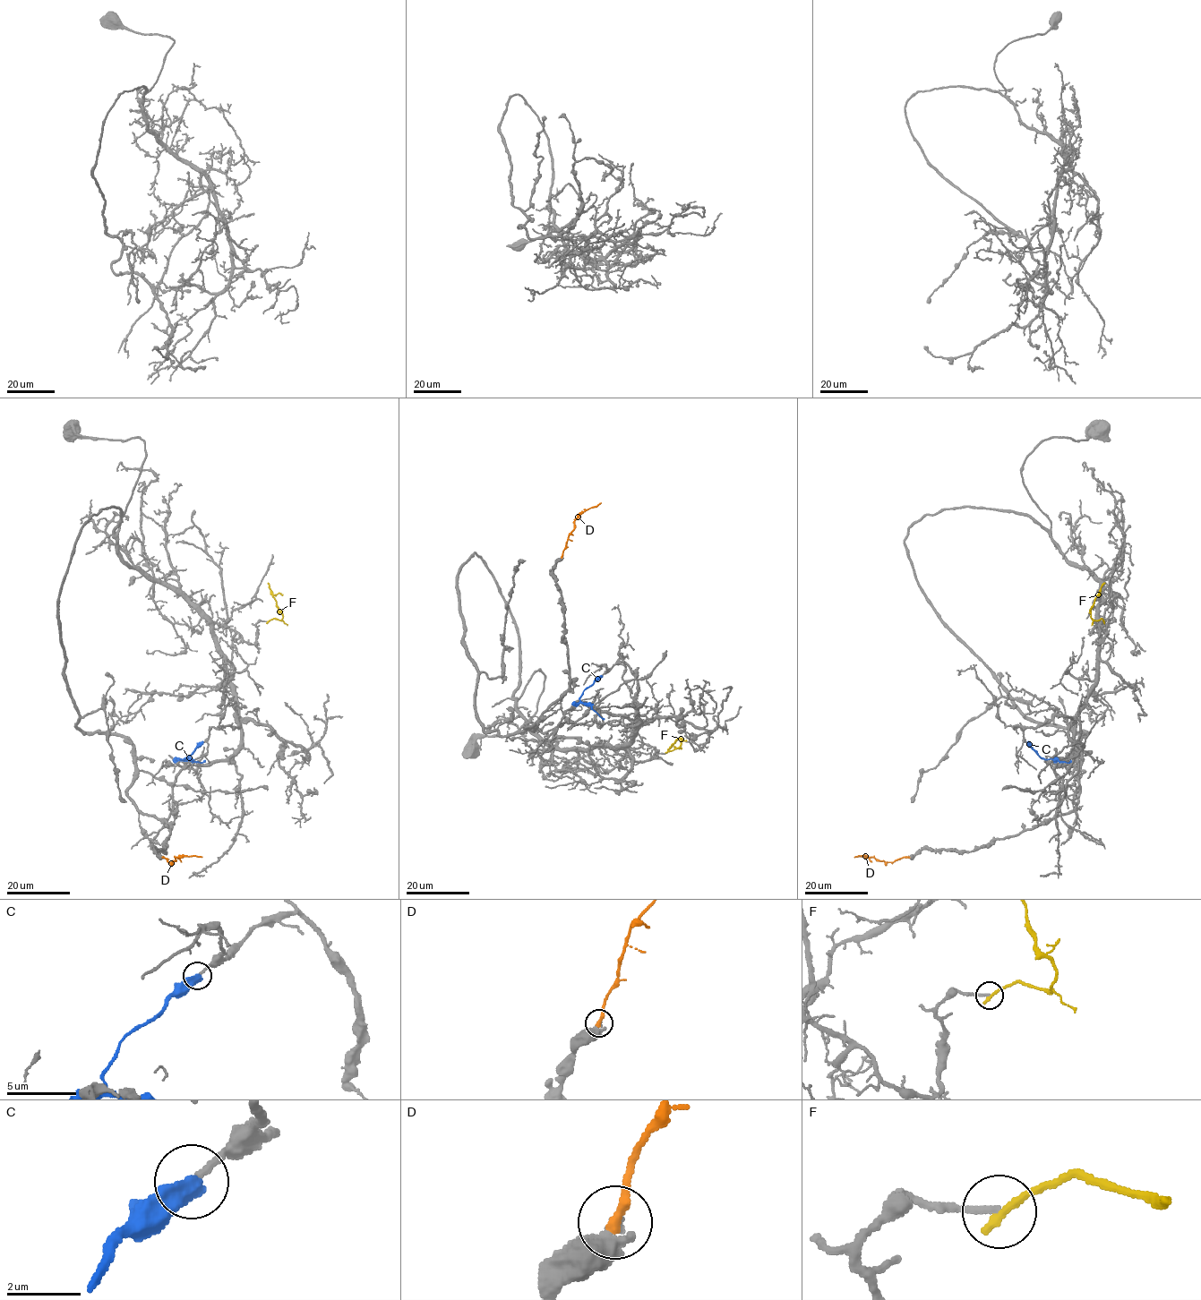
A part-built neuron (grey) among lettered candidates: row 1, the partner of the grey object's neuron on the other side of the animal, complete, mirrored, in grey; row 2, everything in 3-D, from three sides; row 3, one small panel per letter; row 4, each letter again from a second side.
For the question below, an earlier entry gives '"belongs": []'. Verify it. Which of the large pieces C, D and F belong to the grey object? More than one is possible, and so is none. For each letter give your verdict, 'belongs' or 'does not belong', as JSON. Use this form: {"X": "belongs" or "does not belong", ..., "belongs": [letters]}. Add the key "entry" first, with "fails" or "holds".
{"entry": "holds", "C": "does not belong", "D": "does not belong", "F": "does not belong", "belongs": []}

